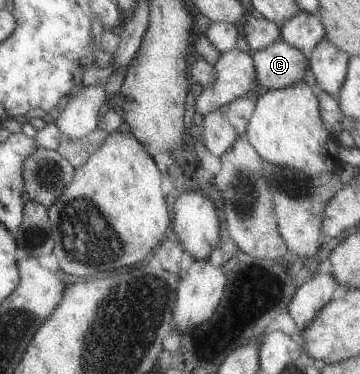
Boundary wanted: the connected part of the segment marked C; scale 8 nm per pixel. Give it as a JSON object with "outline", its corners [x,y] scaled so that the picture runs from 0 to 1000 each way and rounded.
{"outline":[[[761,110],[719,136],[692,139],[711,201],[717,246],[772,241],[825,219],[847,201],[856,158],[836,134]]]}

